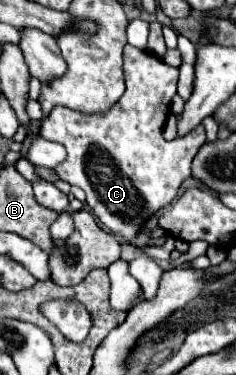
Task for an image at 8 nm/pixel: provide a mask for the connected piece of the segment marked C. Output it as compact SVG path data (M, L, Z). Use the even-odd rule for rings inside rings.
M125 45L123 71L127 91L109 113L93 117L57 107L43 121L39 133L67 149L67 159L55 169L57 175L81 187L87 193L87 205L101 223L113 235L131 243L149 217L177 197L181 181L189 177L189 165L197 149L205 143L205 129L197 125L185 137L175 141L163 139L163 125L177 89L177 67L167 65L149 51Z

